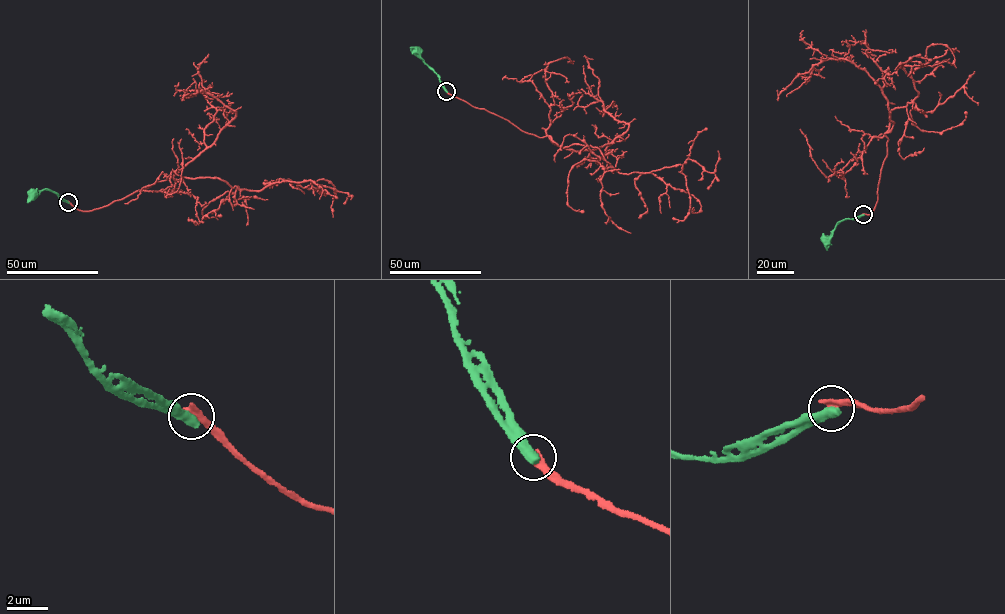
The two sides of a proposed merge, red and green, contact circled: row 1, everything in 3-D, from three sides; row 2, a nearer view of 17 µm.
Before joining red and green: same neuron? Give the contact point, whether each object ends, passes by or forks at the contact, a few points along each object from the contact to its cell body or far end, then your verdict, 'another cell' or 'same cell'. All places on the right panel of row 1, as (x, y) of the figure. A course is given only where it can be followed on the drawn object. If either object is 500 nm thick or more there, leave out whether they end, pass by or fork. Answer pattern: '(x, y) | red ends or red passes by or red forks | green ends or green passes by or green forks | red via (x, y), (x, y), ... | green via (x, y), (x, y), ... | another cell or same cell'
(863, 214) | red ends | green ends | red via (863, 214), (877, 201), (890, 111), (918, 96), (902, 67), (953, 52) | green via (863, 214), (837, 223), (826, 239) | another cell

